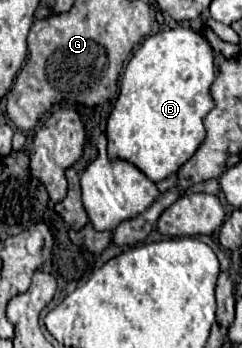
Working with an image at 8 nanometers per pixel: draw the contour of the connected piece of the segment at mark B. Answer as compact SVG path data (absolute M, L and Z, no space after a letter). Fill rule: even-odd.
M178 26L148 36L134 50L120 82L120 94L110 112L108 128L106 128L108 156L132 162L152 182L176 174L180 166L188 162L188 158L192 158L192 154L200 148L200 144L206 138L204 118L214 108L214 98L210 94L210 86L214 78L216 72L214 72L212 46L208 44L202 32L192 30L188 26Z

